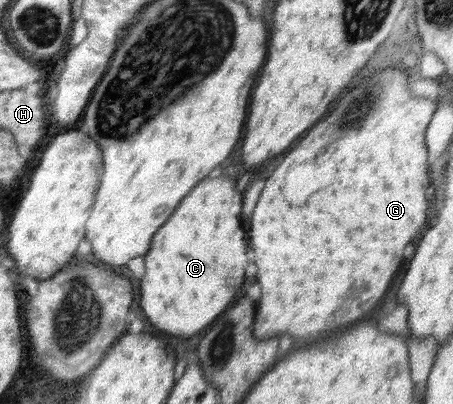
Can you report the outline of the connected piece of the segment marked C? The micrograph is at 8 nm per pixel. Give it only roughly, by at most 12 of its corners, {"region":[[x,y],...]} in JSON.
{"region":[[206,176],[152,236],[140,305],[190,337],[244,283],[242,179]]}

